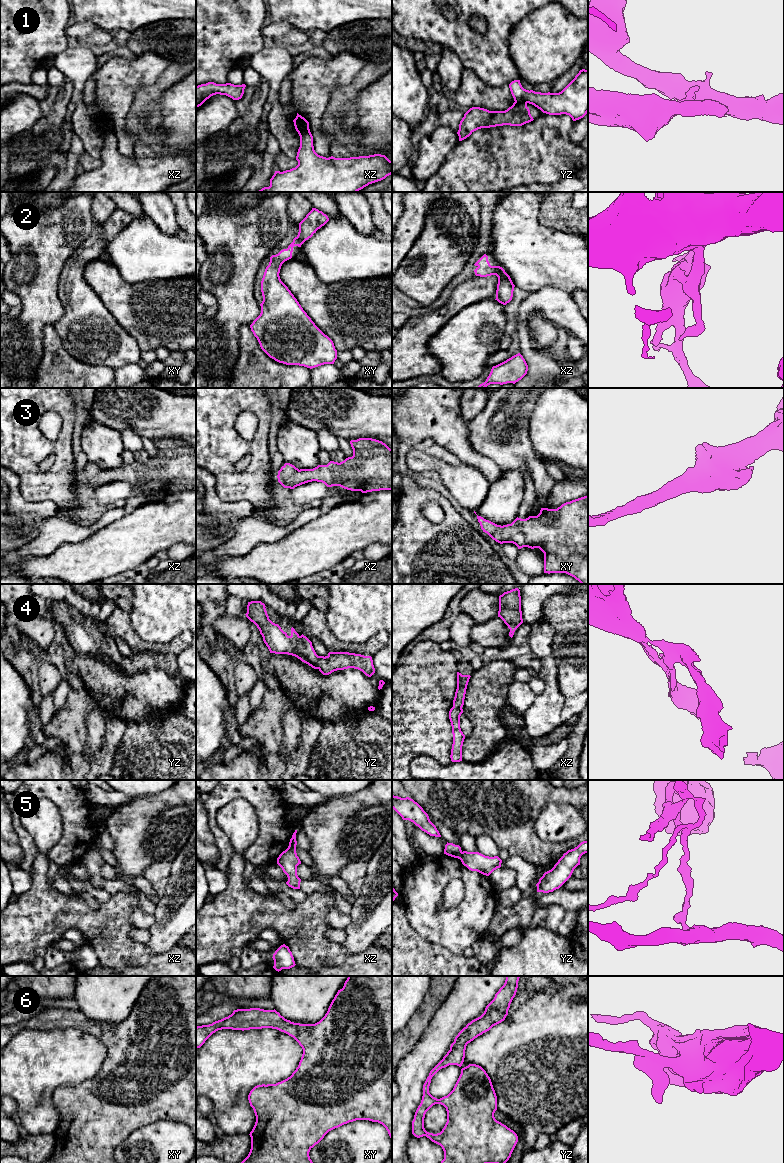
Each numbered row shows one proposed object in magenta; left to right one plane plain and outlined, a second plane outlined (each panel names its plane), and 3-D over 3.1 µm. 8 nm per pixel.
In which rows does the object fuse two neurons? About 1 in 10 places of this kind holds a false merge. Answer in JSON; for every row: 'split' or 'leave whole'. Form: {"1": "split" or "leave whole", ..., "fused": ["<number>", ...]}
{"1": "split", "2": "leave whole", "3": "leave whole", "4": "leave whole", "5": "split", "6": "leave whole", "fused": ["1", "5"]}

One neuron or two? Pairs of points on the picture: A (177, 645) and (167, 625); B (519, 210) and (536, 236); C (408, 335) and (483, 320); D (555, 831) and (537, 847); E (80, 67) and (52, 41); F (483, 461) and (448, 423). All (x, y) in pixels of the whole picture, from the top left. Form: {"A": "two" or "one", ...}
{"A": "two", "B": "one", "C": "two", "D": "two", "E": "two", "F": "one"}

